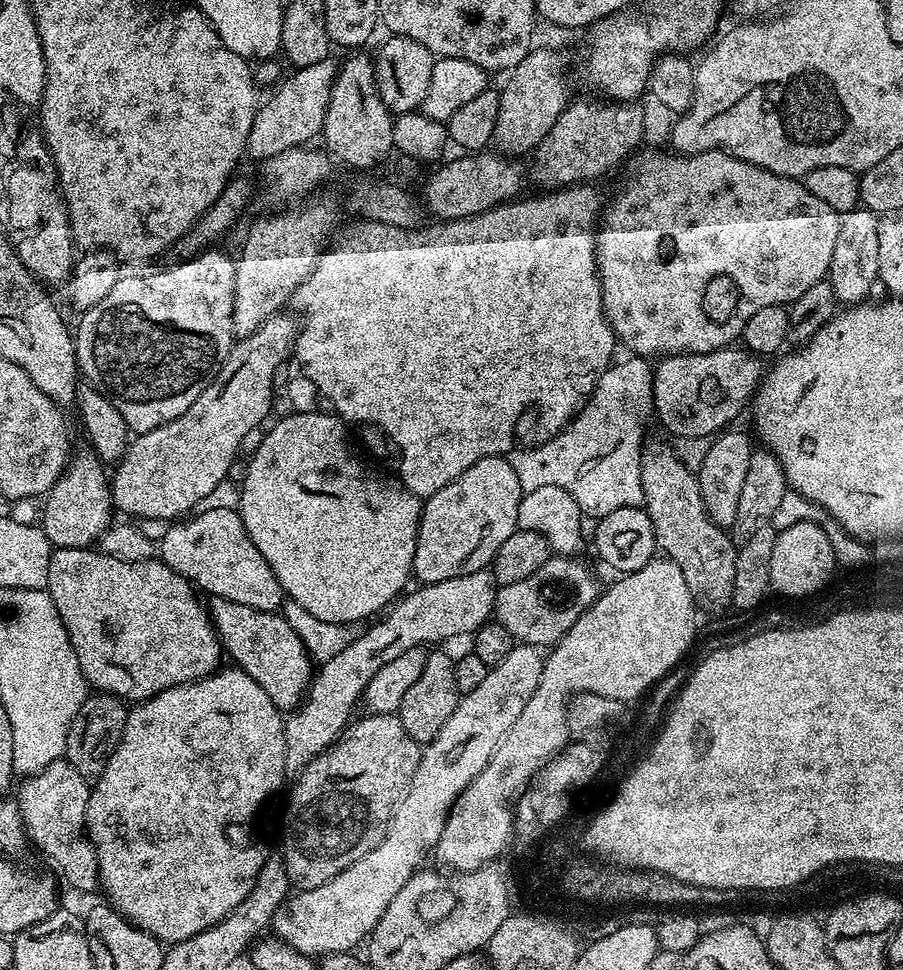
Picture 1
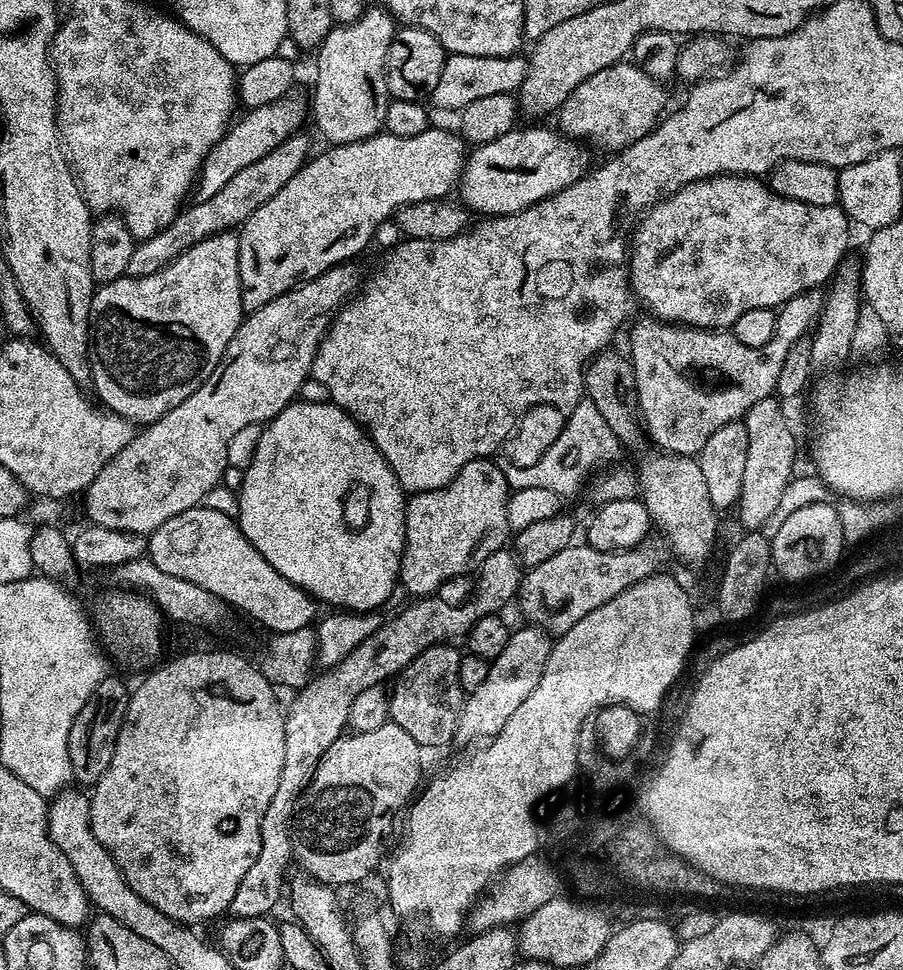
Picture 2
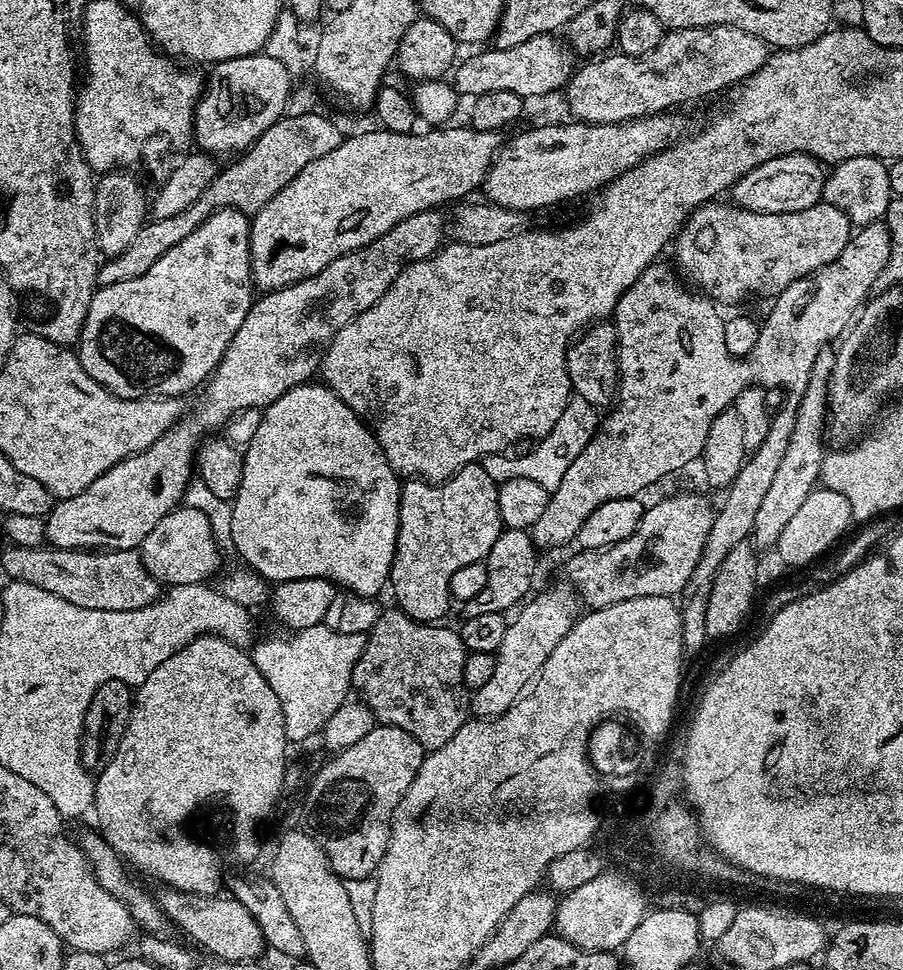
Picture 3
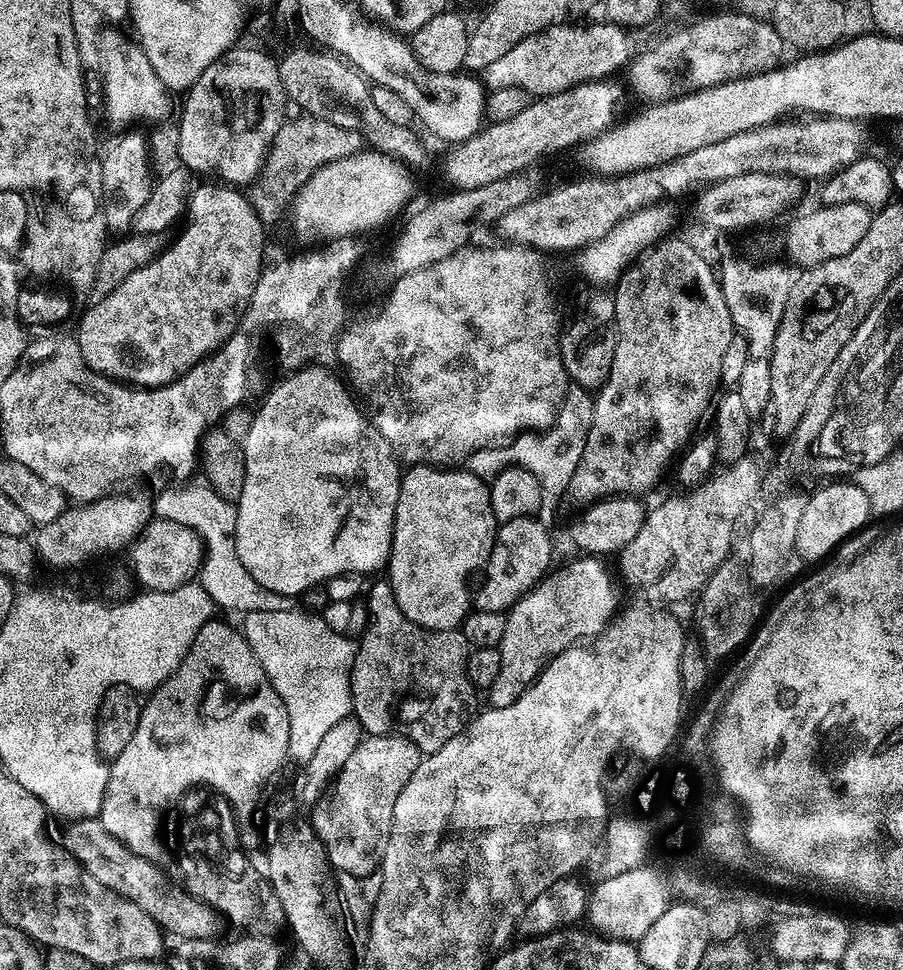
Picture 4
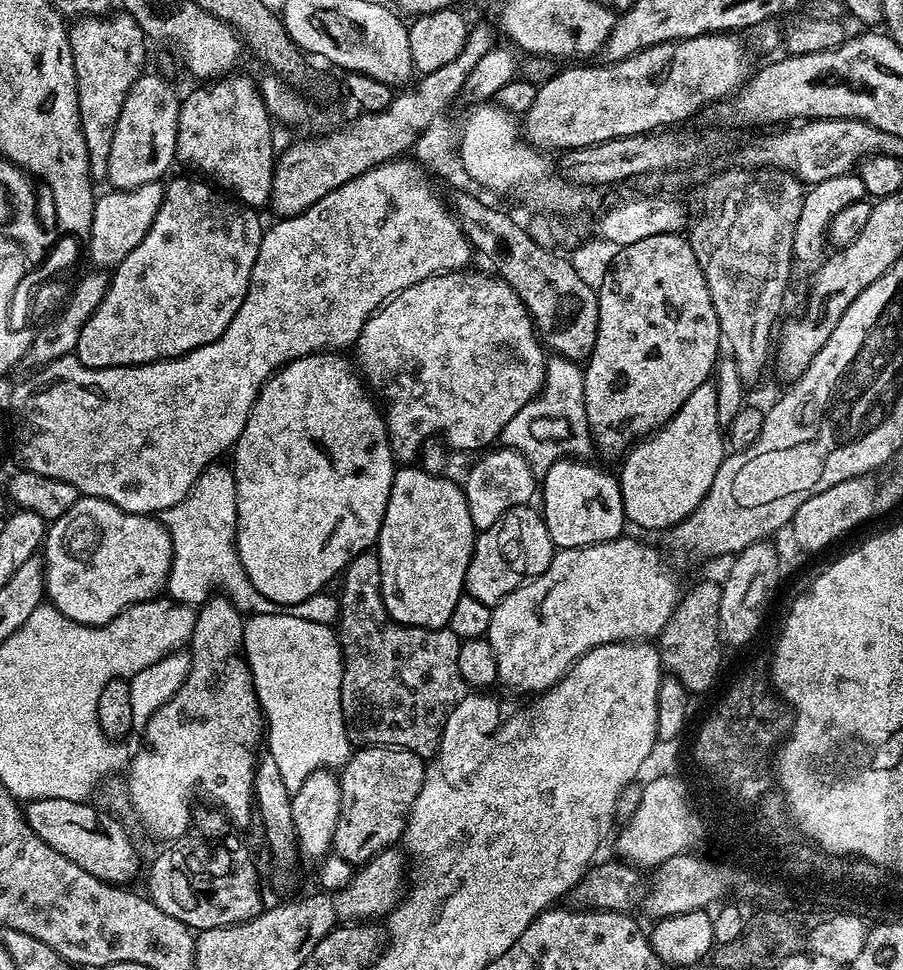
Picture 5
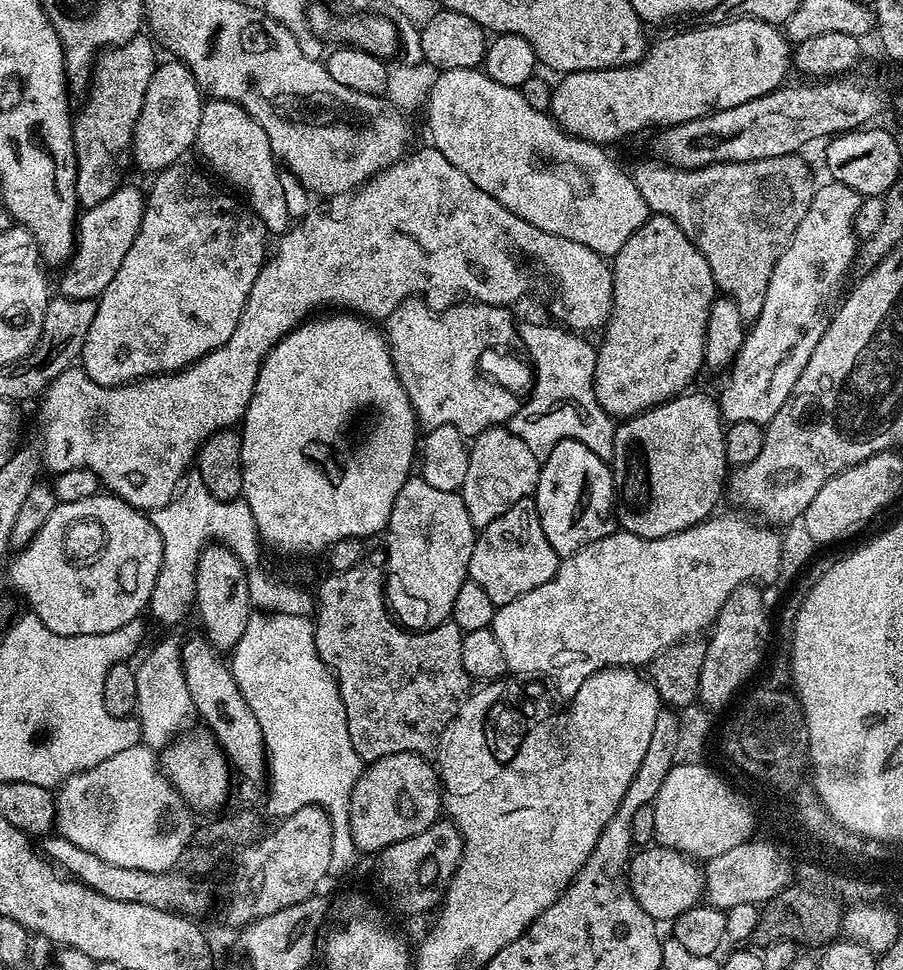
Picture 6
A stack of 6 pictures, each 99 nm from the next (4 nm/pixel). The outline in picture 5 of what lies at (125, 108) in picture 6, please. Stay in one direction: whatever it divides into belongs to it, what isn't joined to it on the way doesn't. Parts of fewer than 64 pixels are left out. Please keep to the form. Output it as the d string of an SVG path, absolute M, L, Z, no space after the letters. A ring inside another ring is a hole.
M123 10L117 13L117 16L105 14L77 19L68 30L68 41L74 58L80 125L86 138L90 174L96 182L108 179L110 148L114 142L118 116L122 114L122 104L130 94L130 86L134 86L134 82L145 71L144 59L150 47L136 19Z

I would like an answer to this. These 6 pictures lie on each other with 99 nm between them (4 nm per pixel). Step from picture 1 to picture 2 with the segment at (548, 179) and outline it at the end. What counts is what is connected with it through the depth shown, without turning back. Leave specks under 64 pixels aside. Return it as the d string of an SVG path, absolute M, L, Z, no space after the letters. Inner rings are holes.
M635 63L611 64L606 70L598 70L598 74L590 74L590 78L586 78L586 82L582 82L582 86L575 88L566 98L566 102L560 105L559 131L581 142L587 142L593 149L594 147L605 148L605 153L615 154L620 149L629 148L631 144L641 140L647 132L651 132L660 123L666 112L664 103L668 100L664 88L665 85L661 81L647 76Z

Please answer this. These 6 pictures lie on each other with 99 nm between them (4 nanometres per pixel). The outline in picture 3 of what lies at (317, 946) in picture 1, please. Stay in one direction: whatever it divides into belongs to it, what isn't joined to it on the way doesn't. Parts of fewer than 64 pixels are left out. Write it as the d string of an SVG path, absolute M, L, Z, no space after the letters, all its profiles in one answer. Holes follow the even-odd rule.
M571 591L538 592L515 613L516 617L513 615L509 619L506 638L502 638L502 646L494 653L494 674L486 681L486 686L471 693L470 708L471 711L472 708L476 711L473 713L477 717L491 718L513 711L512 703L516 699L517 703L525 695L529 685L539 677L540 668L554 650L554 646L558 646L558 642L562 642L562 638L566 638L566 634L572 629L574 617L577 615L577 597Z

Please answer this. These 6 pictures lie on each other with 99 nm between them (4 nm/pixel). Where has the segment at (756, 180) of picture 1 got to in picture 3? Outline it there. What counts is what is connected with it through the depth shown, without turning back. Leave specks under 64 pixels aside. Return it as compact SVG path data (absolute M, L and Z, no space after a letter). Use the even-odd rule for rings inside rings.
M709 202L695 209L676 233L674 249L676 248L675 267L681 273L684 271L705 297L721 305L744 300L747 296L779 296L780 292L786 290L795 280L806 278L822 270L822 266L834 262L834 258L842 254L842 250L854 235L852 221L832 204L821 202L810 206L810 210L798 210L790 214L758 214L754 210L738 208L728 202L720 203Z

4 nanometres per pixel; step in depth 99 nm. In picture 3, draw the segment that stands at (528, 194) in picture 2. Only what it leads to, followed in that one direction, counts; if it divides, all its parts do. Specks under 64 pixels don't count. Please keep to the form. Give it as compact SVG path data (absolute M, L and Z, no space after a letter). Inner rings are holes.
M669 110L661 112L658 116L627 120L624 124L571 122L572 124L544 124L541 128L528 128L525 132L518 133L509 144L507 141L496 153L496 159L492 161L492 167L484 178L482 192L488 195L485 197L491 203L525 214L531 214L535 208L548 208L551 204L560 204L563 200L584 196L587 192L595 193L626 170L638 166L646 158L684 139L684 120L678 113L679 111Z

